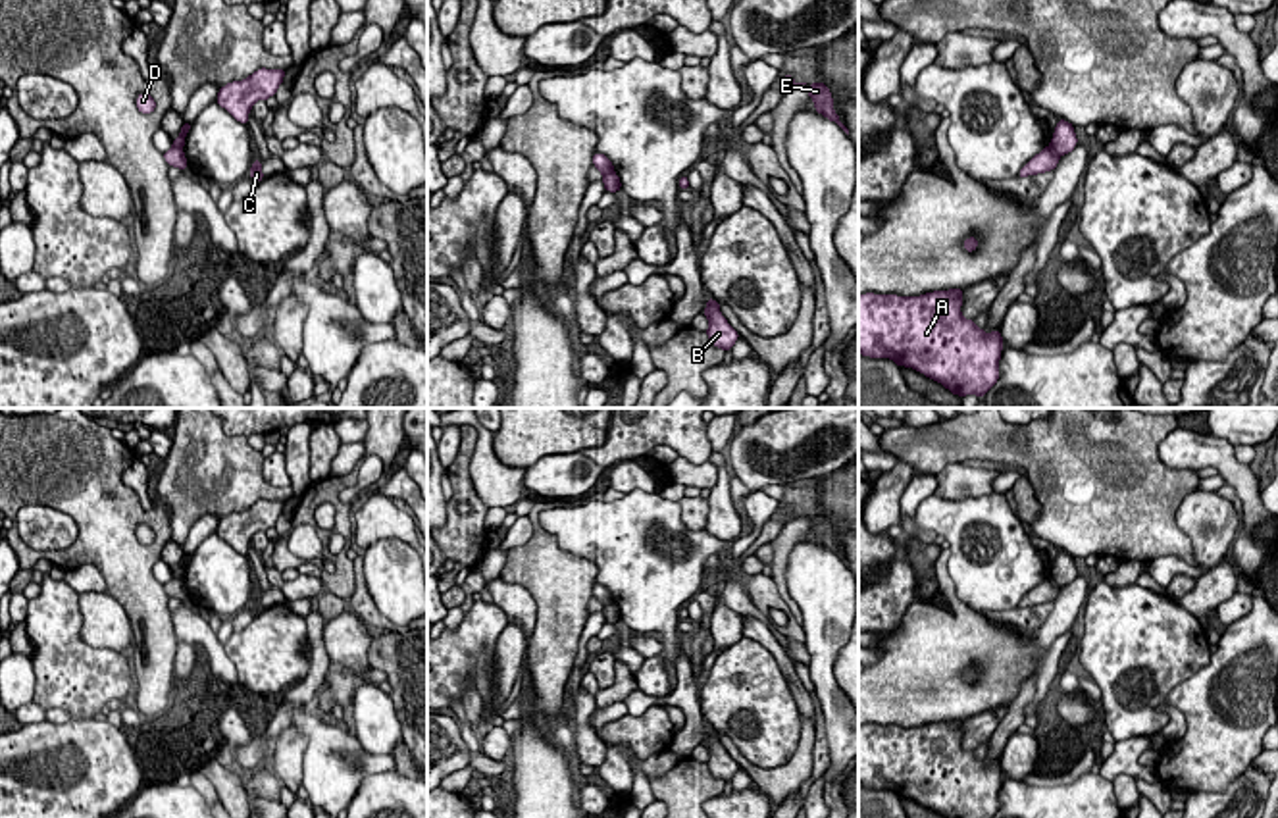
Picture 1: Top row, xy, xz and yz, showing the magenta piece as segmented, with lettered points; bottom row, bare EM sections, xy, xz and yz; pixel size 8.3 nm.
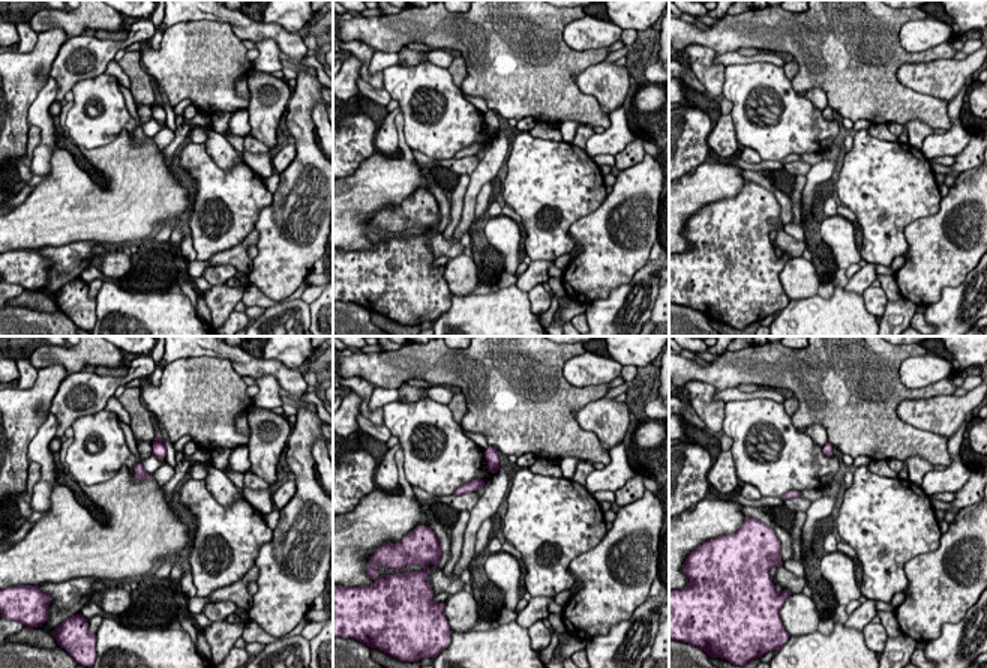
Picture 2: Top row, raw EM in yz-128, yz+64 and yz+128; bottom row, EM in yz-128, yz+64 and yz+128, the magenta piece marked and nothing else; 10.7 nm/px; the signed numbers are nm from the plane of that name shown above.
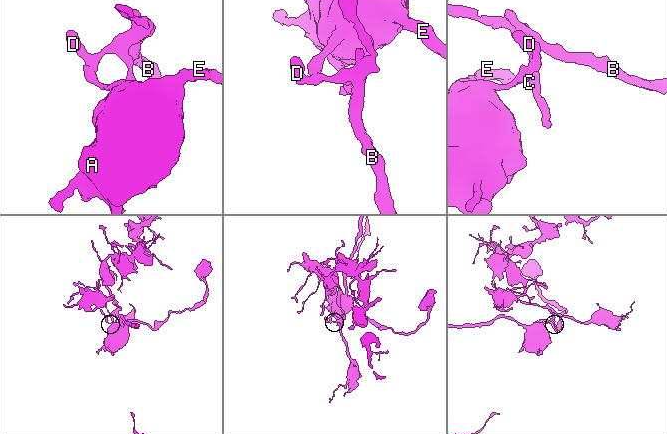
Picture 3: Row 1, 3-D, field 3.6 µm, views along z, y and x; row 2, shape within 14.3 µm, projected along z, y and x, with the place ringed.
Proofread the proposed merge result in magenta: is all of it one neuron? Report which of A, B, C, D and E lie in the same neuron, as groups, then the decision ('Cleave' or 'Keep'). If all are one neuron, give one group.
Groups: A E / B C D. Cleave

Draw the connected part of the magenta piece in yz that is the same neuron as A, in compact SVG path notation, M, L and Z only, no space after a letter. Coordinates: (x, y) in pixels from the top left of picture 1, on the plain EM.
M964 720L933 722L920 728L874 726L858 728L858 785L891 789L912 799L943 818L993 818L1001 806L1001 762L989 766L972 751L964 751Z

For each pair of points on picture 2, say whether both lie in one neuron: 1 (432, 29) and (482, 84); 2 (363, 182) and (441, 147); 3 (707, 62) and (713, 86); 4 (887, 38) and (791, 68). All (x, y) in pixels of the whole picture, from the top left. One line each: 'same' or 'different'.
1: same
2: different
3: same
4: different

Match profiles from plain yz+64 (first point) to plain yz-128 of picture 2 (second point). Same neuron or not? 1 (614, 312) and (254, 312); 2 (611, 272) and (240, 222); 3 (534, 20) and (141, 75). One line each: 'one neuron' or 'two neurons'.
1: two neurons
2: two neurons
3: two neurons

